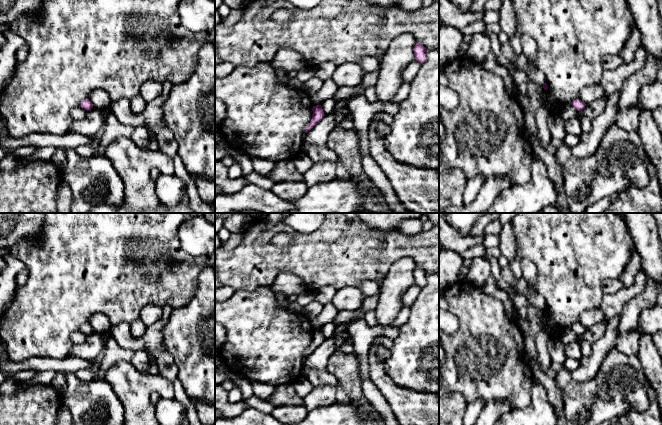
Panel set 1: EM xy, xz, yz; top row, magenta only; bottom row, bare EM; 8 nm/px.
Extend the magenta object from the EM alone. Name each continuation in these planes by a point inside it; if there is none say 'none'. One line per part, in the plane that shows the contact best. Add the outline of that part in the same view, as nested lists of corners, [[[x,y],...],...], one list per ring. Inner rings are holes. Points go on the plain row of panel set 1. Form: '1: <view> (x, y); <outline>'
none

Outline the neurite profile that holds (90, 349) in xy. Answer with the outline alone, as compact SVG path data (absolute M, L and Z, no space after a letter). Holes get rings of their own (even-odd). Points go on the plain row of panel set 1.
M92 332L88 335L87 340L83 344L75 345L72 347L70 356L76 356L82 359L92 360L99 355L110 336L111 335L109 332Z

